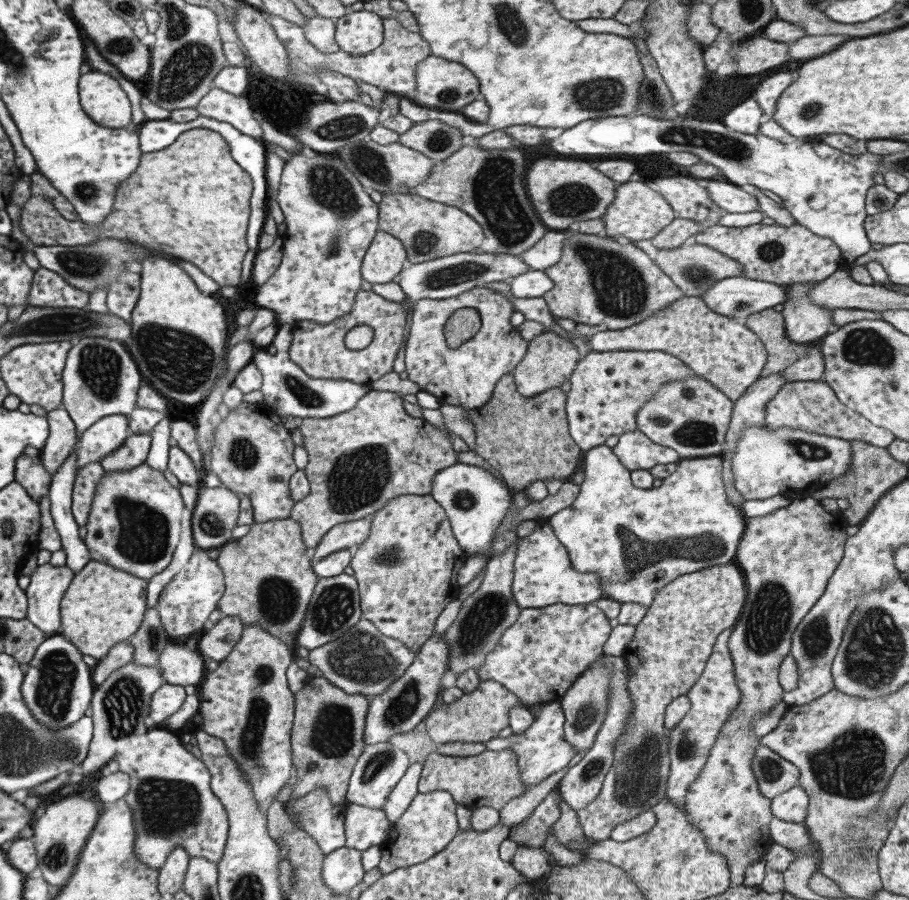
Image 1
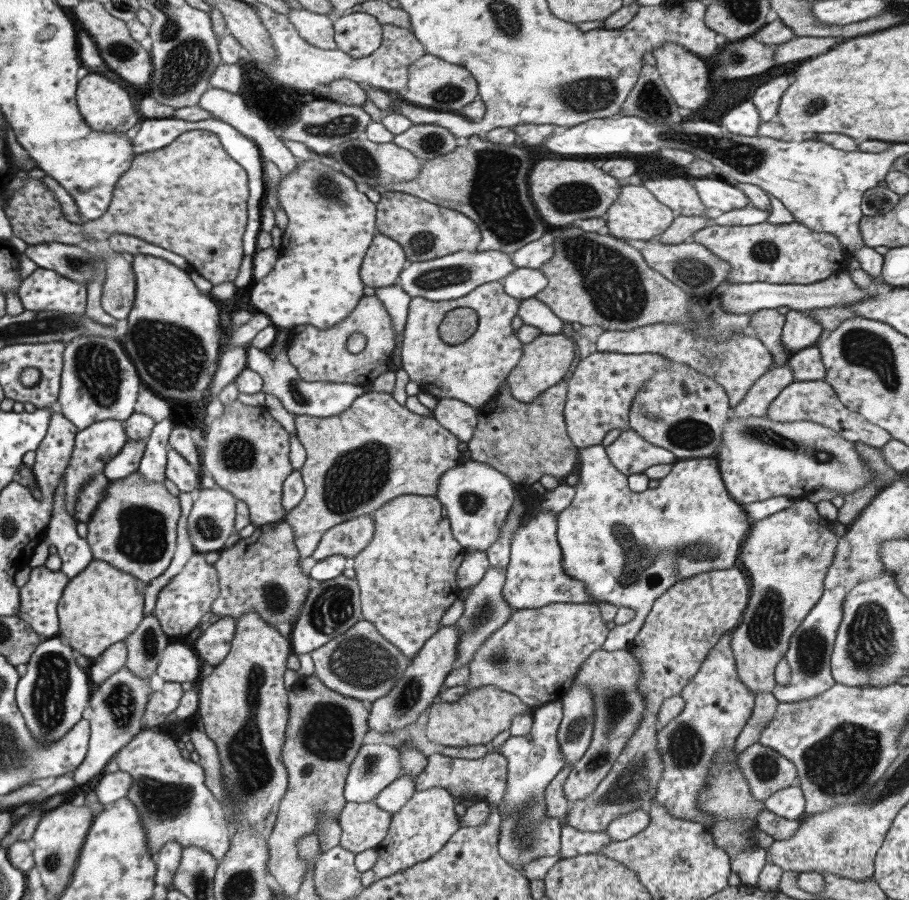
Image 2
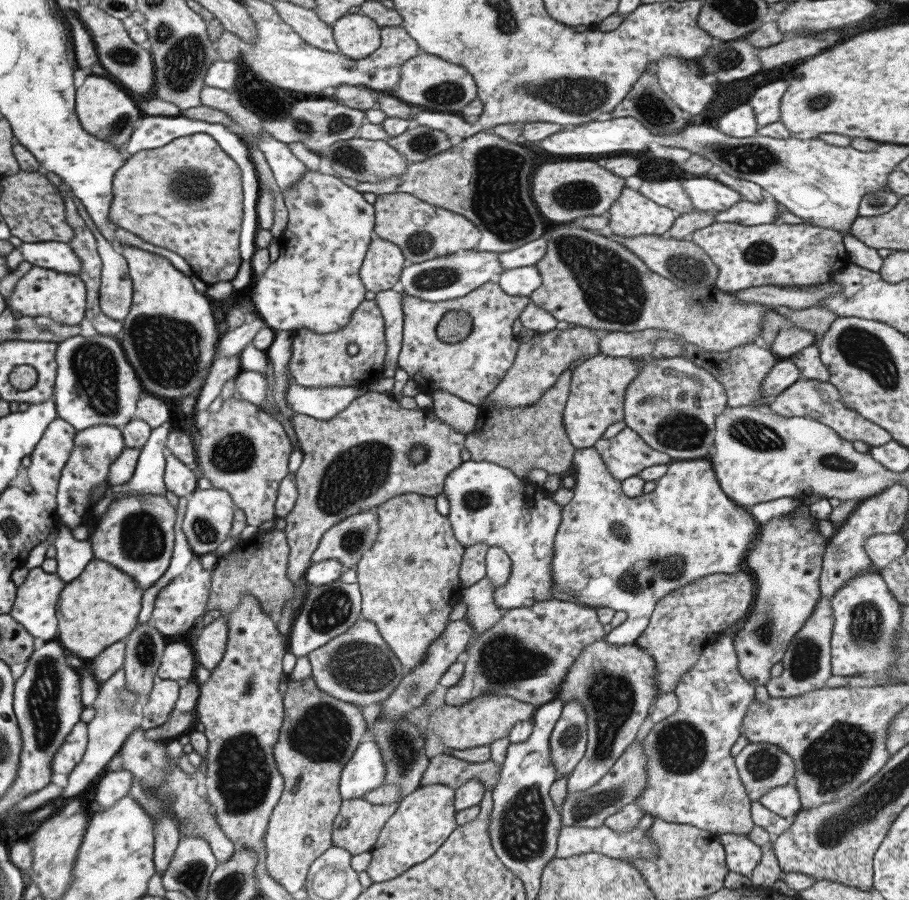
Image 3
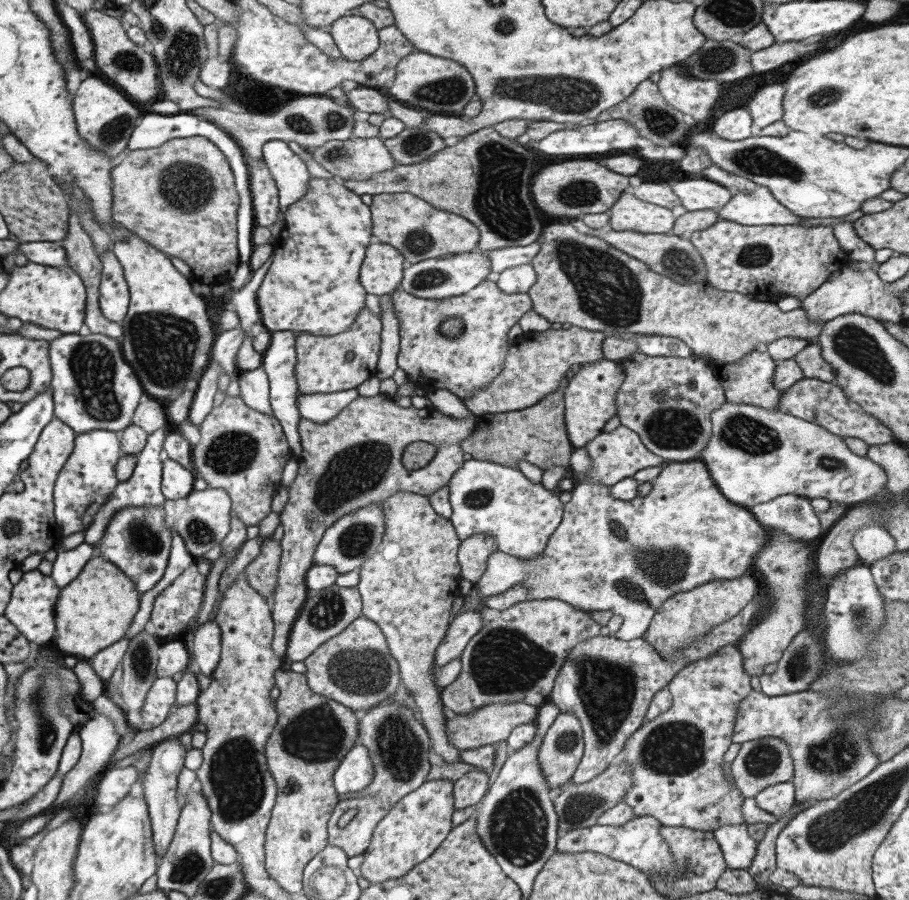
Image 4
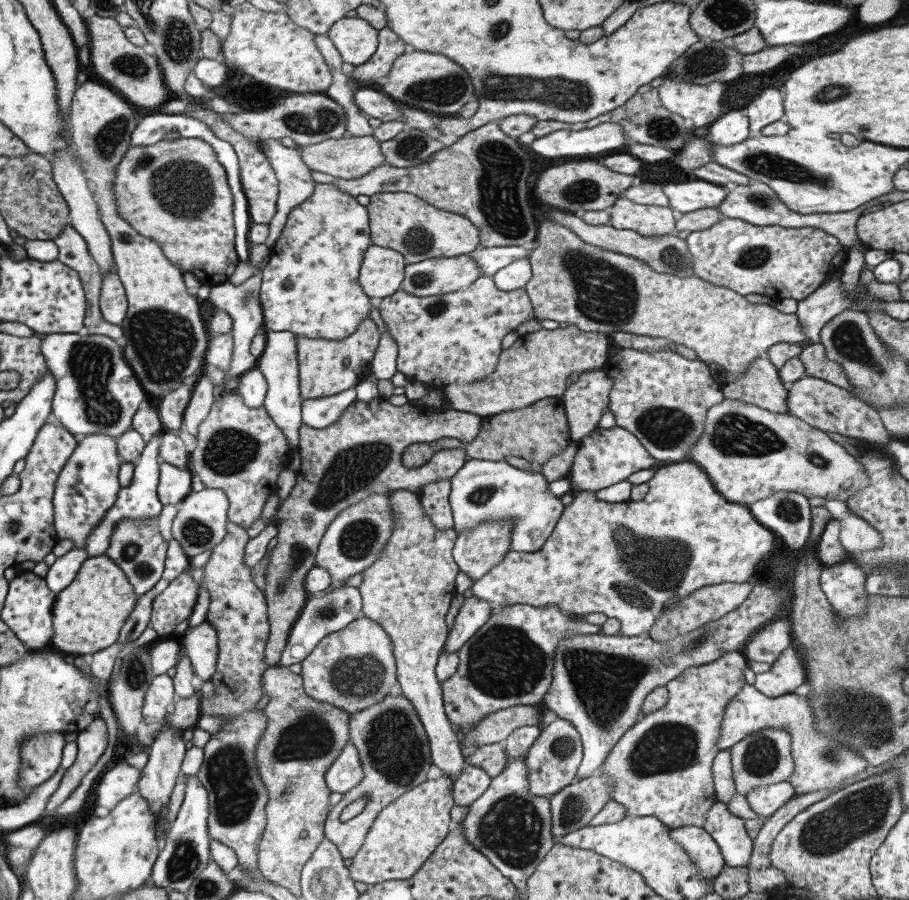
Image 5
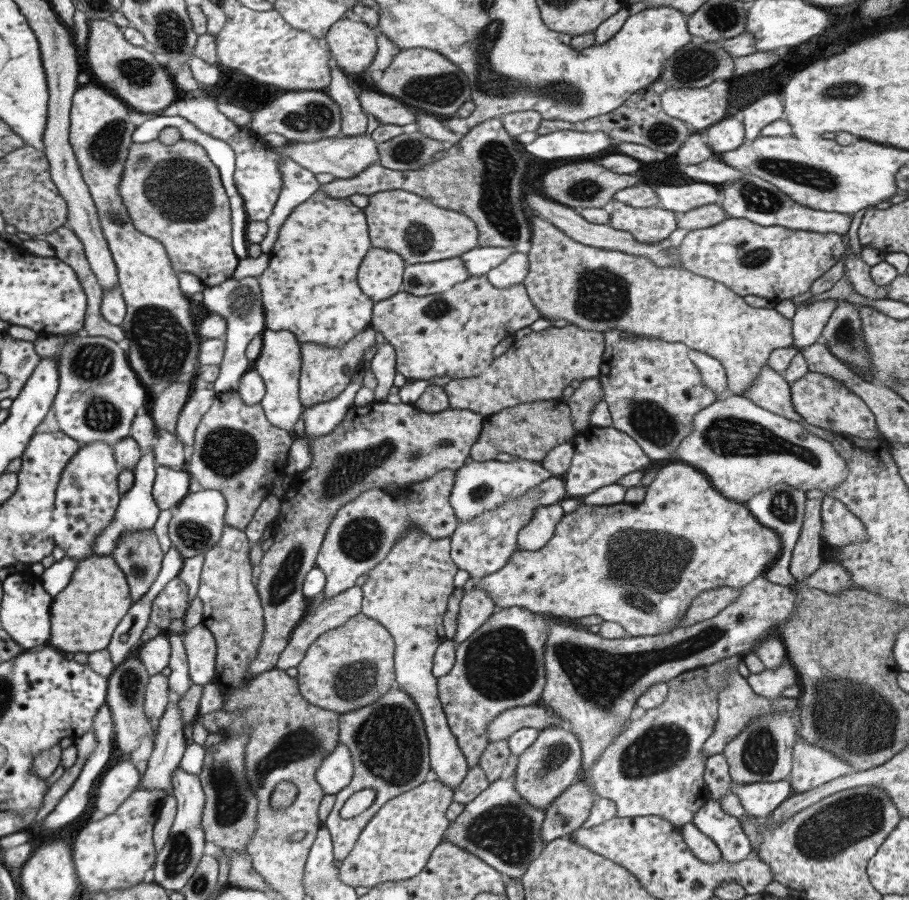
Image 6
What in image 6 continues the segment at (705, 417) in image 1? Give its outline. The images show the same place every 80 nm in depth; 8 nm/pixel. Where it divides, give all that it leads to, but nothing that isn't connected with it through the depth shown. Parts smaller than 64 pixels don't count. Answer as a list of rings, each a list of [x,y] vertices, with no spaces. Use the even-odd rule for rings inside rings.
[[[614,328],[603,332],[604,351],[599,365],[603,396],[610,417],[611,427],[631,437],[651,460],[673,460],[678,444],[692,428],[693,416],[702,408],[716,401],[716,394],[706,389],[698,371],[688,360],[688,348],[679,342],[669,342],[658,338],[641,336],[626,338],[622,331]]]

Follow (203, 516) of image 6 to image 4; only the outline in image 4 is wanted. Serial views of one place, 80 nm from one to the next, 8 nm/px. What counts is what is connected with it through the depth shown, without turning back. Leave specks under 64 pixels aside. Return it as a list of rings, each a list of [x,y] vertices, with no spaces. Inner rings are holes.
[[[205,487],[203,490],[192,491],[181,501],[179,514],[174,521],[172,530],[179,533],[187,552],[193,558],[205,554],[210,548],[219,545],[230,527],[230,500],[228,494],[220,488]]]

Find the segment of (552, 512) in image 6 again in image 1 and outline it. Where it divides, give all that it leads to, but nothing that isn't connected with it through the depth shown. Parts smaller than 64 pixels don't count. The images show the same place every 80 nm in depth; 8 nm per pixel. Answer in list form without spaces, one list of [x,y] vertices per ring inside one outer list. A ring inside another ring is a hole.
[[[455,463],[435,472],[428,493],[444,510],[452,535],[465,555],[469,555],[481,552],[493,540],[494,530],[509,508],[509,491],[482,467]],[[547,518],[537,519],[532,534],[518,539],[514,558],[514,578],[511,592],[517,606],[541,608],[550,604],[587,604],[602,597],[602,586],[595,573],[577,572],[569,560],[565,547],[557,540]]]

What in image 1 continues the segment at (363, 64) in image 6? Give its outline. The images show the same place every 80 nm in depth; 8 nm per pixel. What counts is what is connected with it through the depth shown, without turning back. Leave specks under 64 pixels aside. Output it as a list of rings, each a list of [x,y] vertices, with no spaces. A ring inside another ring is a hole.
[[[346,12],[334,20],[334,39],[338,48],[355,57],[377,48],[382,43],[382,36],[382,18],[377,13]]]

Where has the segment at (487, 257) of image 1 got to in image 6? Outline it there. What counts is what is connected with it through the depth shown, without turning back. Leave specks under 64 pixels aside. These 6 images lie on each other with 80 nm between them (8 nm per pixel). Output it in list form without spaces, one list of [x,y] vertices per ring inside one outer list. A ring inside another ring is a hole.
[[[457,257],[406,265],[399,290],[412,296],[428,296],[447,291],[469,276]]]

